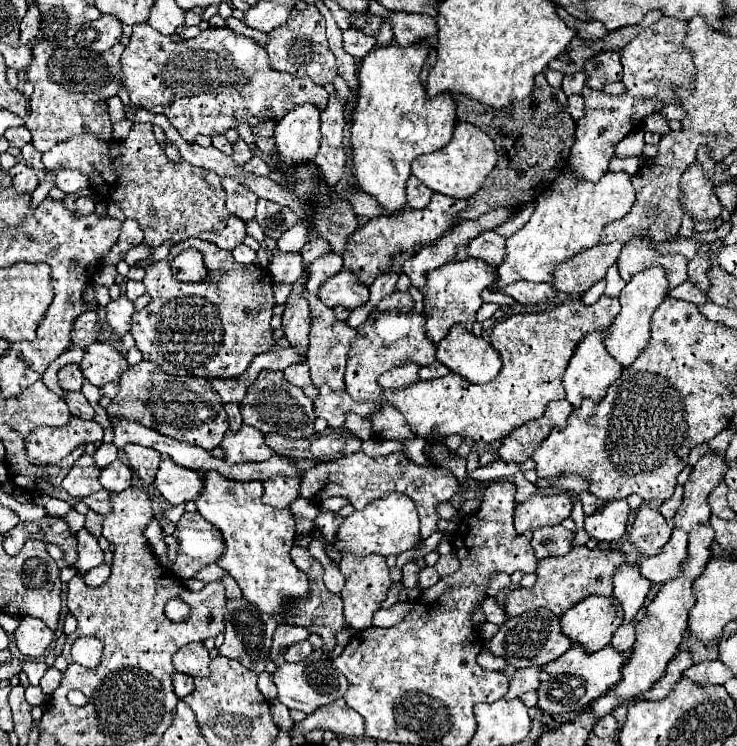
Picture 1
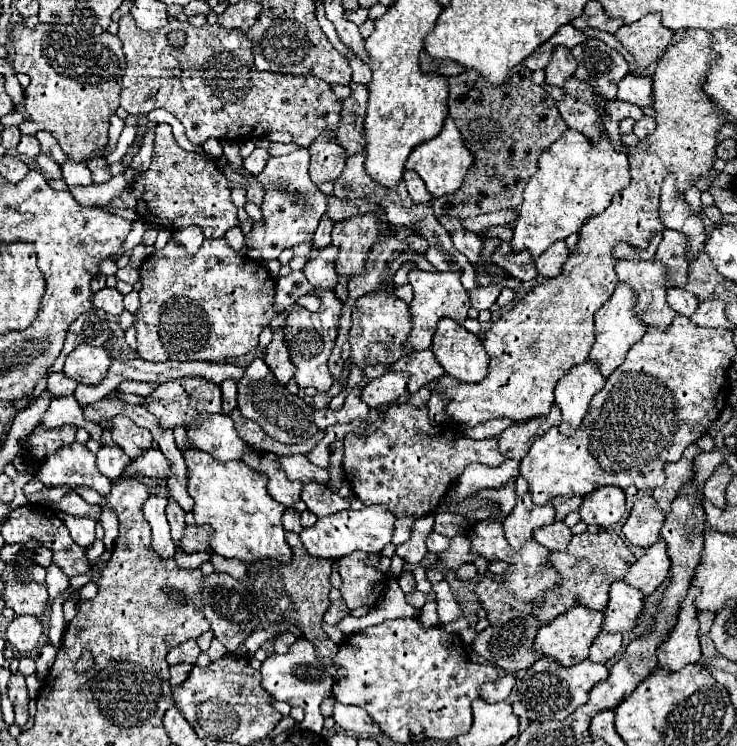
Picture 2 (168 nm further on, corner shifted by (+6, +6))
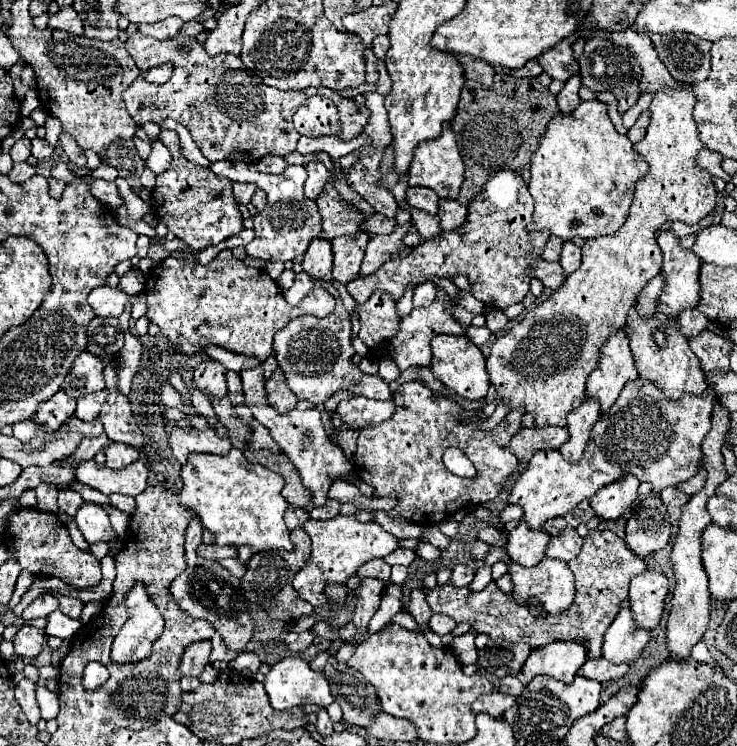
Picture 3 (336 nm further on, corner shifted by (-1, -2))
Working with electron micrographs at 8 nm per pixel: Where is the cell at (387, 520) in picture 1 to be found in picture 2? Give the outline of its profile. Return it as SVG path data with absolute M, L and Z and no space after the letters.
M374 505L374 507L362 507L360 511L350 509L350 511L322 517L314 523L314 527L302 529L300 537L310 555L336 561L354 551L380 553L382 547L392 541L392 531L394 531L394 515L386 507Z

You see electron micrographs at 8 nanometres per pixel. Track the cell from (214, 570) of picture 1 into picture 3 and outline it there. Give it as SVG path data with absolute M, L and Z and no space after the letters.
M139 457L139 461L131 463L125 469L109 469L105 465L97 465L93 459L85 461L81 465L75 467L75 479L105 493L121 493L121 495L129 495L135 497L145 489L149 477L149 459L147 457Z

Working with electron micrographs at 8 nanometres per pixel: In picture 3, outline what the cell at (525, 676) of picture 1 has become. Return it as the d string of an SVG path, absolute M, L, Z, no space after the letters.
M495 689L495 691L487 693L487 695L481 695L473 703L473 713L479 713L479 711L485 709L493 717L503 717L503 711L507 711L513 703L515 703L513 695L507 695L507 693L501 693L499 689Z

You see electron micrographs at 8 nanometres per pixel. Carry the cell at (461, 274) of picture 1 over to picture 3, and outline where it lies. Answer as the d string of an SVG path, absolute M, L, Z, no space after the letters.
M437 287L437 297L429 307L413 309L407 317L403 317L401 327L399 327L399 331L397 331L397 335L393 337L393 343L391 343L391 357L401 371L405 371L407 367L413 367L413 365L417 365L417 367L431 365L431 345L429 343L435 335L439 335L439 333L465 335L467 329L451 313L451 309L455 305L457 305L457 299L449 297L441 287Z

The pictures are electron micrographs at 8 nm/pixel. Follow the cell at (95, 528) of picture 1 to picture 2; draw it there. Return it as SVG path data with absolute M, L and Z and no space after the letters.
M68 493L64 495L58 503L52 503L54 509L58 511L64 511L64 513L70 513L70 515L94 515L94 517L100 517L100 507L94 507L94 505L88 505L80 495L76 493Z

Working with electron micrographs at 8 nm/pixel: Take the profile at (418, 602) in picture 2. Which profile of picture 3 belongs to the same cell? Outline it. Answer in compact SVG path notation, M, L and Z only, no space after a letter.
M589 531L583 539L585 545L581 553L569 561L569 569L575 575L575 601L569 611L561 615L533 617L527 607L519 607L507 593L503 593L495 581L491 581L483 591L469 591L467 587L453 587L451 583L425 591L427 603L433 613L443 613L453 617L457 623L469 621L479 633L487 633L491 639L509 639L509 641L527 641L533 649L543 647L561 639L581 639L587 641L589 657L601 655L601 643L605 629L613 623L617 611L629 605L629 581L633 575L647 571L647 565L637 557L623 539L613 531Z

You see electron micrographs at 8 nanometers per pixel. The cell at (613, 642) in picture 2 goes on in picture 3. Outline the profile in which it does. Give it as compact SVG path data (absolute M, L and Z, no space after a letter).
M597 657L597 659L587 659L585 665L581 667L579 675L587 677L587 679L595 679L595 681L601 681L601 683L607 683L607 681L613 681L621 675L625 675L629 669L627 663L611 663L607 661L605 657Z

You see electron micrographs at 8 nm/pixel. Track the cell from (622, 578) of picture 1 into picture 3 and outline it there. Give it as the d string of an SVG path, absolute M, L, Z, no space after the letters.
M623 607L605 633L603 655L613 663L629 663L631 659L639 657L649 639L651 631L641 629L633 619L633 611Z

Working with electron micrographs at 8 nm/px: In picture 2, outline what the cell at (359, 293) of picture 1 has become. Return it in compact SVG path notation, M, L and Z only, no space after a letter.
M328 245L328 247L312 253L312 257L308 257L302 271L312 287L326 287L326 289L336 287L336 281L338 281L338 273L334 269L336 253L338 253L338 249L334 245Z

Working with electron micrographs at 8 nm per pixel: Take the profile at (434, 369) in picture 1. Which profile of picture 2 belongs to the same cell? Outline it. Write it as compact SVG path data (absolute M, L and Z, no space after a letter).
M430 349L426 351L418 351L416 355L406 355L406 359L398 359L396 363L390 365L392 371L404 371L408 373L408 391L416 393L422 385L440 379L444 373L444 369L436 363L436 357L432 355Z

